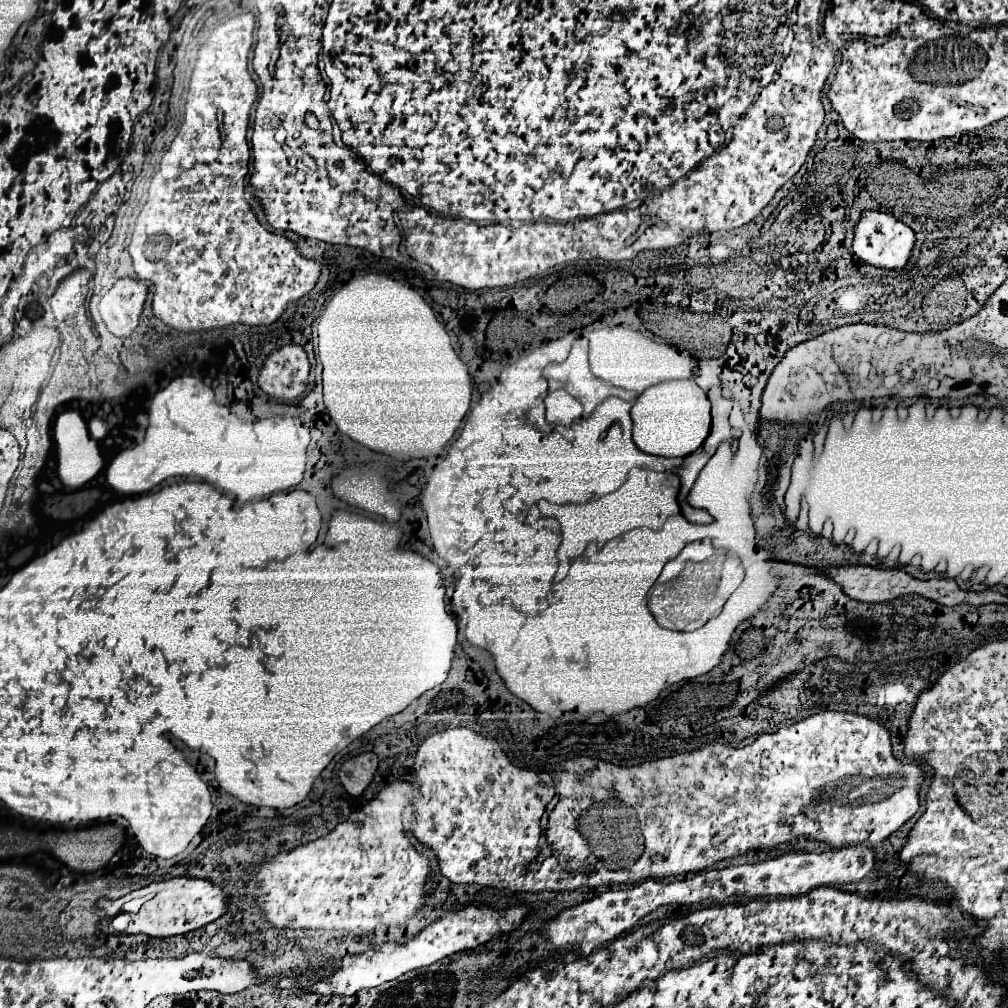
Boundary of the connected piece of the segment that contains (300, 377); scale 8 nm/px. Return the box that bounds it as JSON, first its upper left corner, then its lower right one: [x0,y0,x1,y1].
[258,344,310,400]

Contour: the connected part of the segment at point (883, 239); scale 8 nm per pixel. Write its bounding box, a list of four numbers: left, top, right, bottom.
[852,212,916,270]

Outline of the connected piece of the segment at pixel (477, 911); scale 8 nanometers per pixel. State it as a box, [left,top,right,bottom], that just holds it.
[278,906,526,994]

